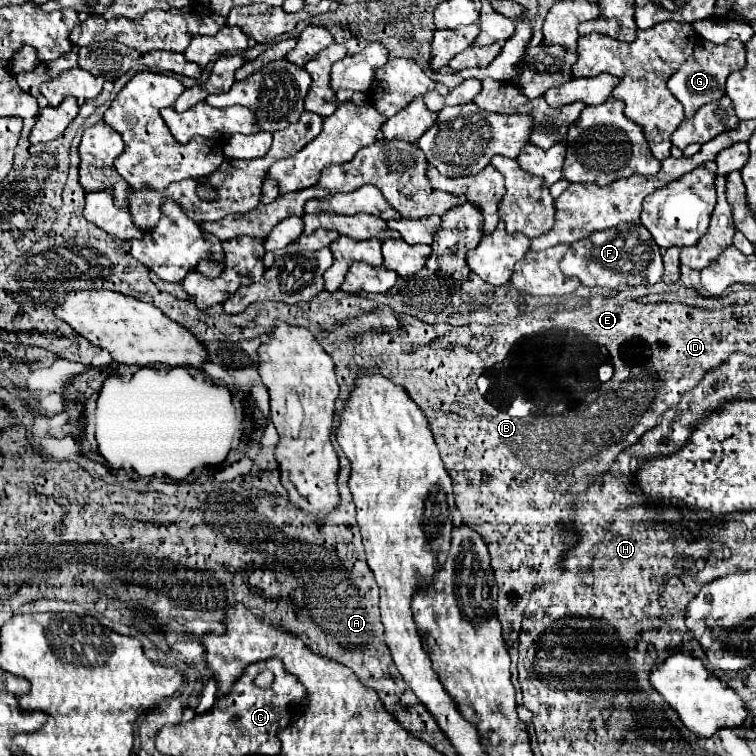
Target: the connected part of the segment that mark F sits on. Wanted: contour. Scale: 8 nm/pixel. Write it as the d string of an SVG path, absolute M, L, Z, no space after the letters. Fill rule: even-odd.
M626 224L620 228L608 228L602 232L590 234L586 240L570 244L568 252L560 264L566 276L576 276L584 286L602 286L618 288L622 284L622 272L626 274L626 284L630 286L652 286L662 278L662 254L658 244L644 226Z

